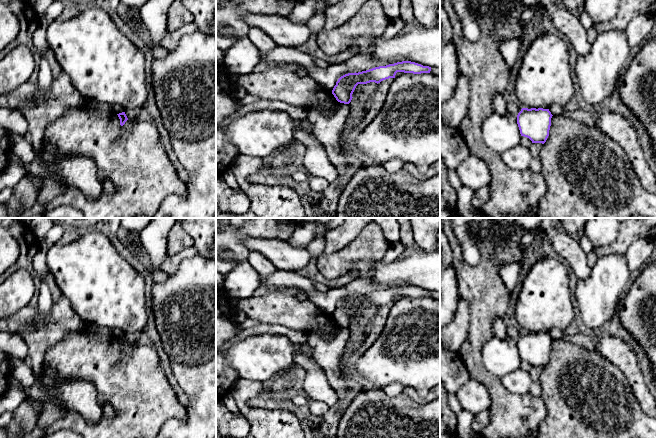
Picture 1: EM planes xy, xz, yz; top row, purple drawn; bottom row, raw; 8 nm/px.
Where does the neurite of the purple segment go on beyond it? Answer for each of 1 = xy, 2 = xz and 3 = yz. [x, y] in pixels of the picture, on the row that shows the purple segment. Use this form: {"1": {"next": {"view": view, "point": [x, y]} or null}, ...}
{"1": {"next": null}, "2": {"next": null}, "3": {"next": null}}

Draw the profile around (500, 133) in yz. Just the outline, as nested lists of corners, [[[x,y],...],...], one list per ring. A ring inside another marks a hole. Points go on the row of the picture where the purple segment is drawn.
[[[492,113],[482,123],[482,138],[489,149],[499,154],[514,148],[521,139],[517,116]]]

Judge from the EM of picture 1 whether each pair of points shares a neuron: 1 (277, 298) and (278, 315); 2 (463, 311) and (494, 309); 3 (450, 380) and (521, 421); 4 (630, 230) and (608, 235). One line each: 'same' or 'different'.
1: same
2: different
3: different
4: different

